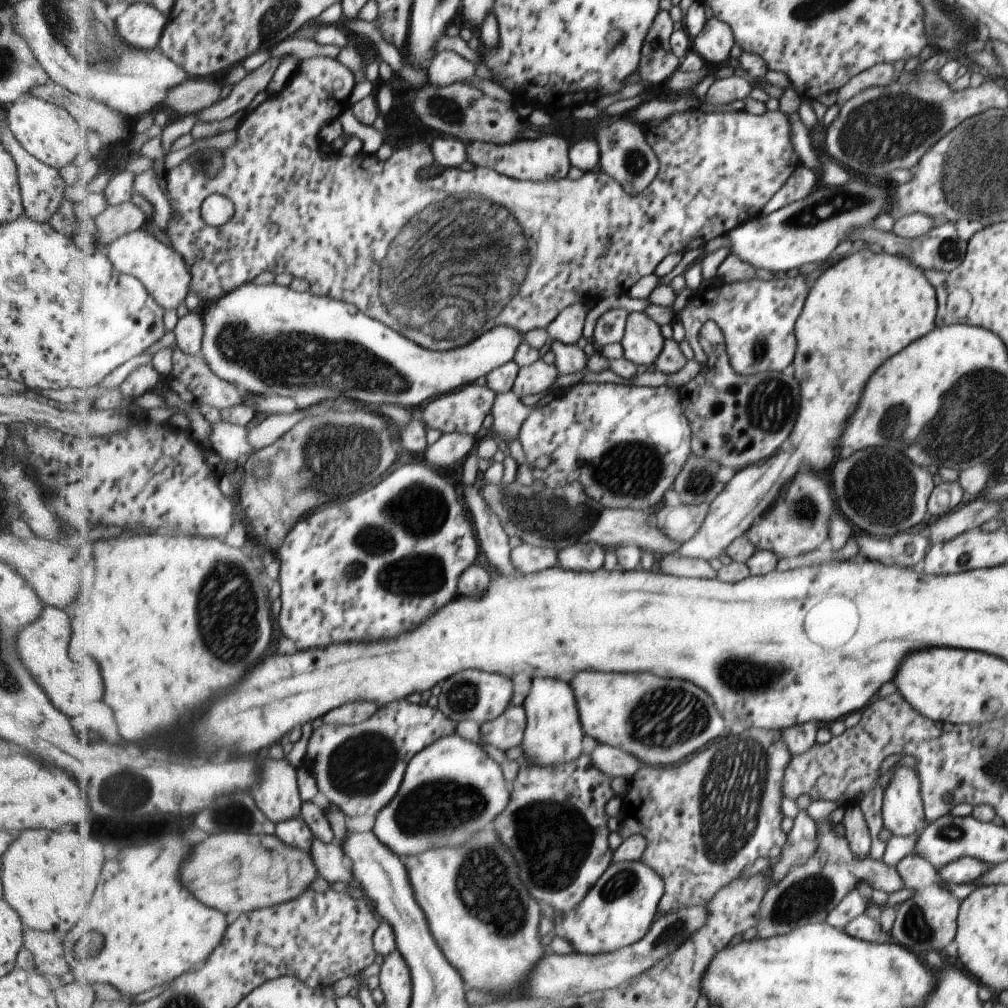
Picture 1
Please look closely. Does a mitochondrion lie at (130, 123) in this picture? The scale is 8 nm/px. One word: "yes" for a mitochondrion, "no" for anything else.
no

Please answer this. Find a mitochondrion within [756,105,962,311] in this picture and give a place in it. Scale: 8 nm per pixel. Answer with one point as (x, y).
(837, 206)

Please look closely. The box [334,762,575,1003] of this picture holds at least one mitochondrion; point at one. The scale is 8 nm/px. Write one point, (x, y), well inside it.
(485, 881)

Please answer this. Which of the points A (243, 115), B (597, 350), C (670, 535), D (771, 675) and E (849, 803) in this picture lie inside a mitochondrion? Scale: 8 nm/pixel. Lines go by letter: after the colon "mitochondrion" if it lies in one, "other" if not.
A: other
B: other
C: other
D: mitochondrion
E: other

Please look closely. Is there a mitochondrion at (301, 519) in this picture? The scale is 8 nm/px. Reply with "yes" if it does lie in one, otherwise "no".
no

